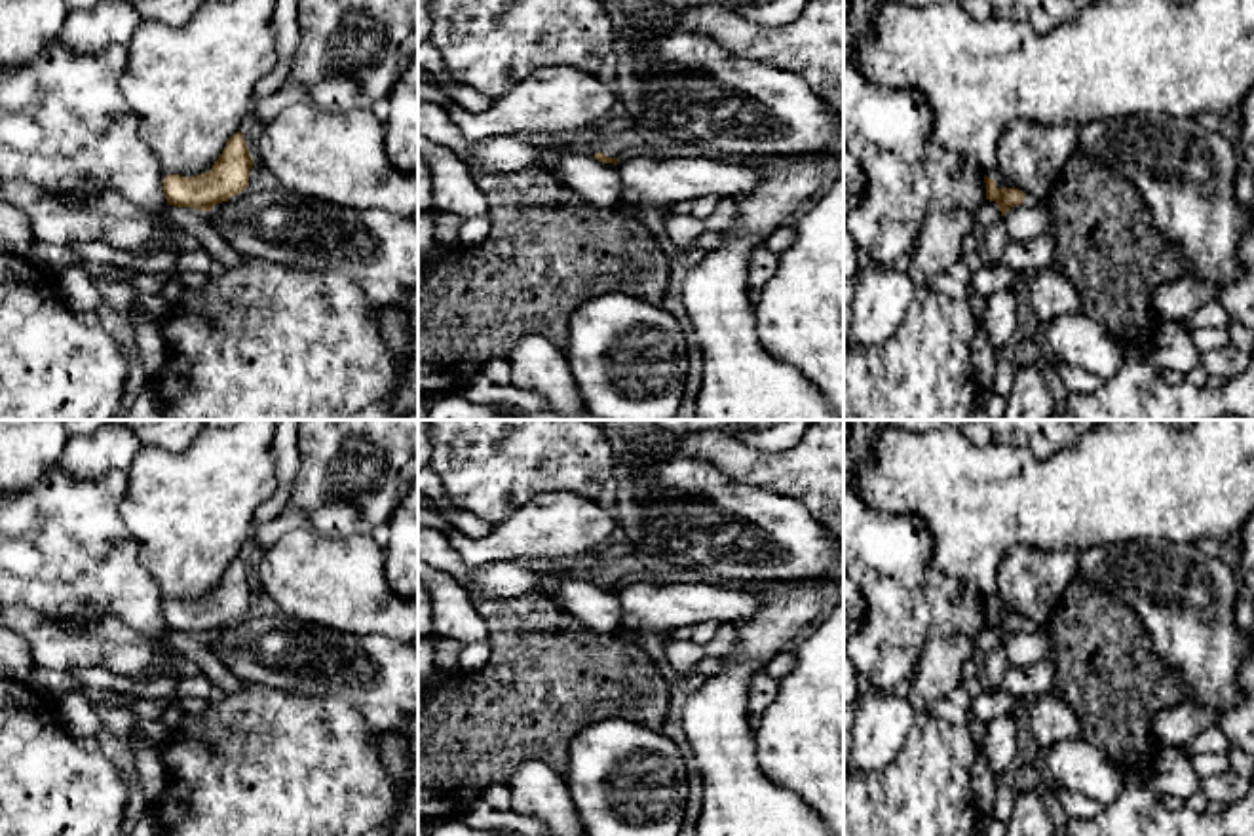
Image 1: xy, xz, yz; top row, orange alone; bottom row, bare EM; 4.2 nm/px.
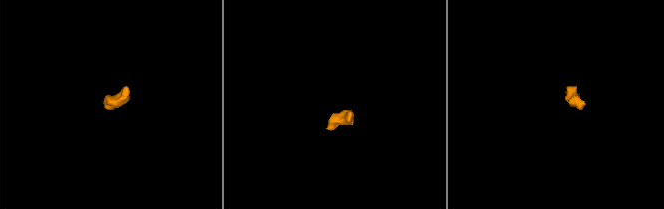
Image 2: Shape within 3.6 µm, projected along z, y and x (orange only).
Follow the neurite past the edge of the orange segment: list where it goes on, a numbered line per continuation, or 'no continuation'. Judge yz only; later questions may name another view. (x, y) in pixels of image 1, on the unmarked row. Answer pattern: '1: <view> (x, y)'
no continuation

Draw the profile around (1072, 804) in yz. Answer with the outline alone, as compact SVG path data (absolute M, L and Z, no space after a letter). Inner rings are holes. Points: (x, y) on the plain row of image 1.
M1053 788L1053 798L1066 817L1092 819L1102 811L1102 804L1064 788Z

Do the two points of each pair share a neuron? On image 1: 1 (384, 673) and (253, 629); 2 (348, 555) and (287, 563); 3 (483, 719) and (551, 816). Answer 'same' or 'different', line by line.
1: same
2: same
3: different

